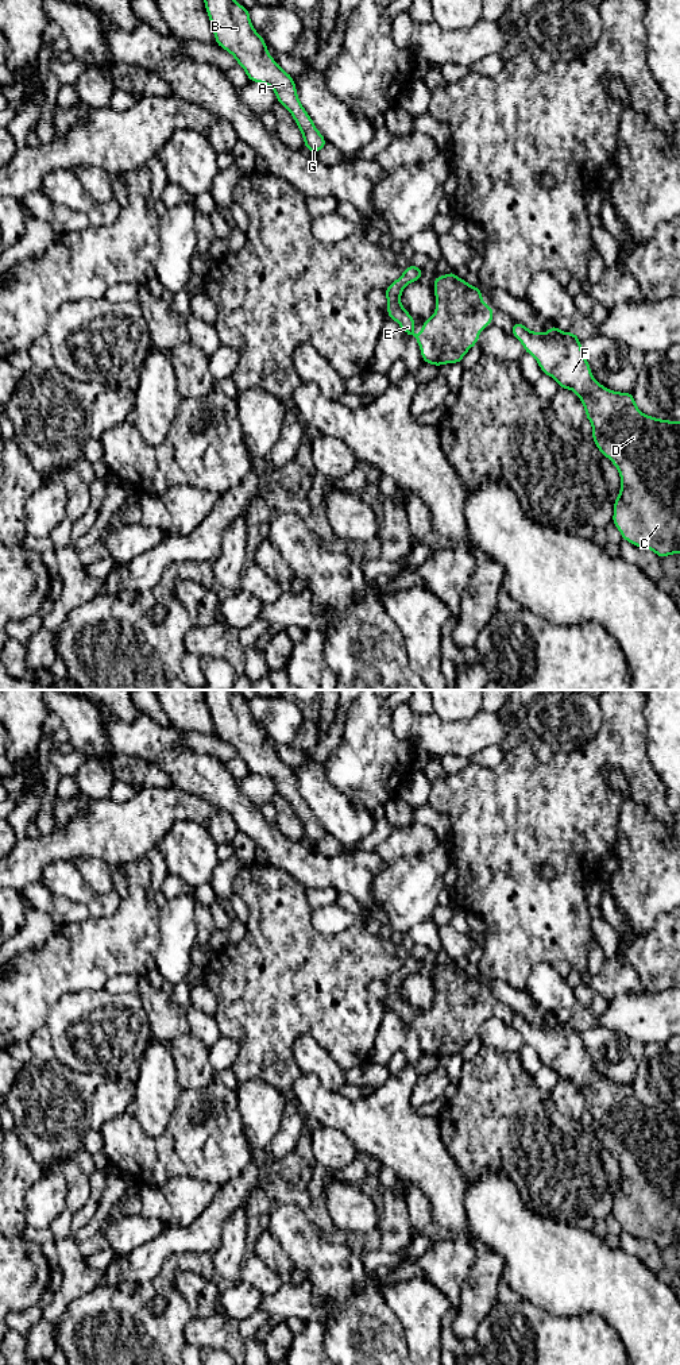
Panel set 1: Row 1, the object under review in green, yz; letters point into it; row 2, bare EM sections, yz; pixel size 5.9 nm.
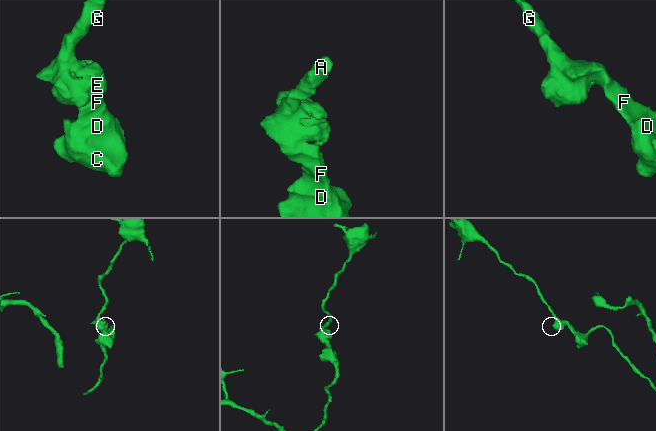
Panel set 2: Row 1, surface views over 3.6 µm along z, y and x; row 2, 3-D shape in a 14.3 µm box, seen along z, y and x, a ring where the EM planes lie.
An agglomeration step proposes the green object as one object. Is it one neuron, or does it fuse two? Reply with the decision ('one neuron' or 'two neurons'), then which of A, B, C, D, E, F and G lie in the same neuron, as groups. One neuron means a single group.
one neuron | A B C D E F G

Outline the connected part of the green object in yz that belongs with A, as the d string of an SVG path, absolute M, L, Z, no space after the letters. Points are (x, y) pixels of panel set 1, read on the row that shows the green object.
M204 0L217 46L232 54L250 81L268 85L277 100L295 120L305 147L318 153L328 142L316 128L298 100L294 78L270 55L264 39L256 32L250 11L236 0Z

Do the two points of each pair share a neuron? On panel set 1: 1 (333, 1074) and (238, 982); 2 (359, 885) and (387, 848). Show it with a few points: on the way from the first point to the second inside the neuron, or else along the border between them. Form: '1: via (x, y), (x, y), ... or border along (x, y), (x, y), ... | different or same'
1: border along (290, 1045), (300, 1036), (310, 1034), (327, 1051) | different
2: border along (375, 851), (387, 863) | different

